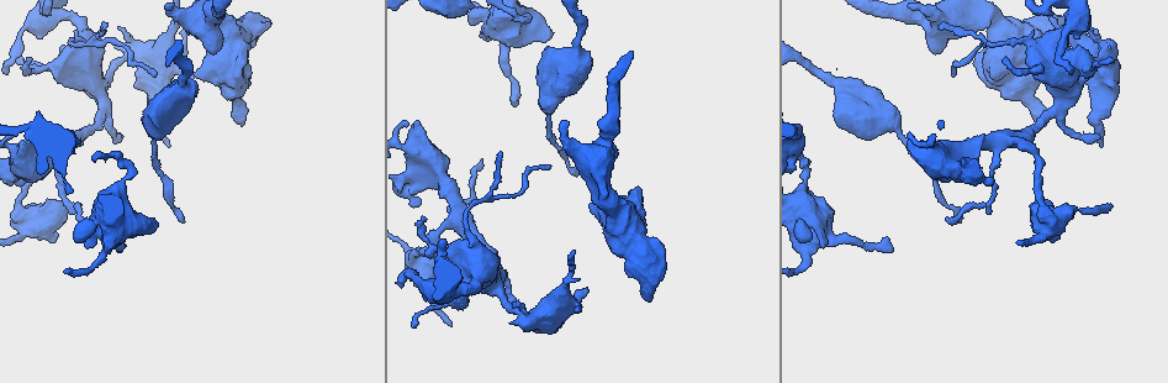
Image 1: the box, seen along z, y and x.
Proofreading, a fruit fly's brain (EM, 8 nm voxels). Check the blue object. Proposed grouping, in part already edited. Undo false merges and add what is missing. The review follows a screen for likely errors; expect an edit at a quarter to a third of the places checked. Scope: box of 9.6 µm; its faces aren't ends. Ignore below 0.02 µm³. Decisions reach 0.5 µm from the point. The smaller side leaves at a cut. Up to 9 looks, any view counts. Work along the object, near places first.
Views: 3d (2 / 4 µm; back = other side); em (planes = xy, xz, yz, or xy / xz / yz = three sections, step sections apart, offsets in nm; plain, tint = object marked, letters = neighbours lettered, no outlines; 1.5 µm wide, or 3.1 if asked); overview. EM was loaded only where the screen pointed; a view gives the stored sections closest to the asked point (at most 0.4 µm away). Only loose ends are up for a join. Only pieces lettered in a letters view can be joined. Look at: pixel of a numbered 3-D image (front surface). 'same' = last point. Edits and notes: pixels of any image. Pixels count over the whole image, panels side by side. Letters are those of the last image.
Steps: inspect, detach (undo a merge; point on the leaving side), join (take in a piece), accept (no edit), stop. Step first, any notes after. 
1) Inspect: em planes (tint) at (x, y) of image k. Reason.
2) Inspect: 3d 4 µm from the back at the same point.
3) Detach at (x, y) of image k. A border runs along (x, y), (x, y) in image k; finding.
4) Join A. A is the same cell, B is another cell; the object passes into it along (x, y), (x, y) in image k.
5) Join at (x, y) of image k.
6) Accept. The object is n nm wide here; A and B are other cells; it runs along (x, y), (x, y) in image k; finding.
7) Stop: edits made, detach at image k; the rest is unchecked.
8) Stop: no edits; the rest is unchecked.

Inspect: 3d 4 µm at (103, 253) of image 1. Calibre changes.

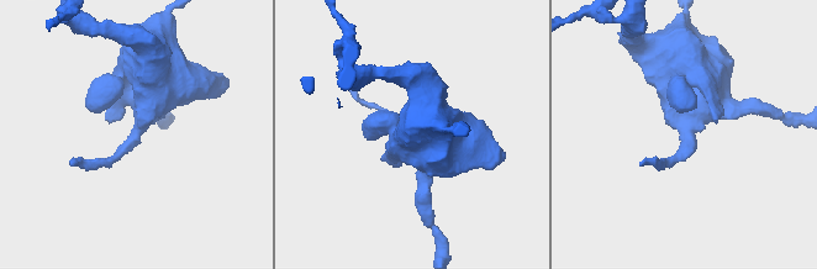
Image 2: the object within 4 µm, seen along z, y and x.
Inspect: em 3.1 µm planes (plain) at (140, 128) of image 2.

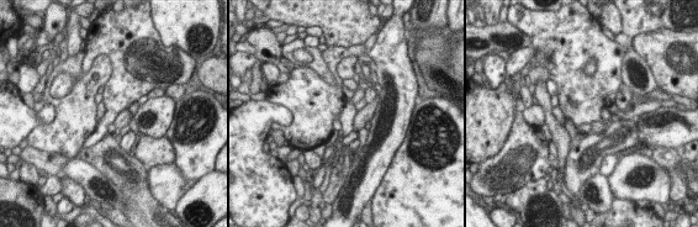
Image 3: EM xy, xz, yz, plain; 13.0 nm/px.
Inspect: em 3.1 µm planes (letters) at the same point. See the neighbours.

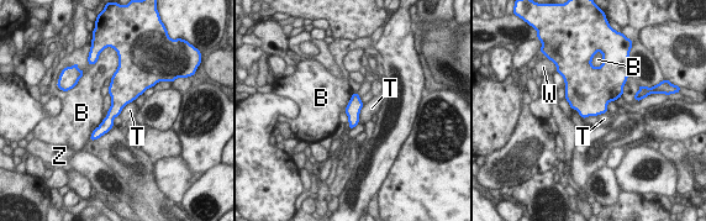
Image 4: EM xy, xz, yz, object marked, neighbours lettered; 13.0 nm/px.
Accept. The object is 190 nm wide here; B, T, W and Z are other cells; continuous, no second neuron.

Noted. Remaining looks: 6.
Inspect: em yz step 8 (tint) at (122, 180) of image 1. Thick turns thin.

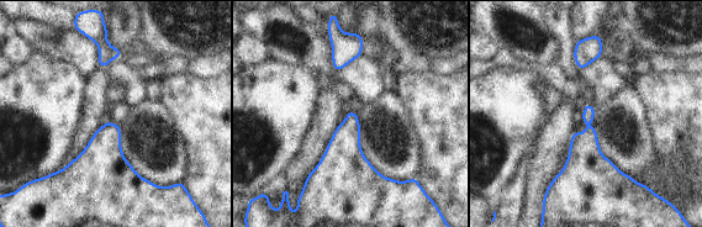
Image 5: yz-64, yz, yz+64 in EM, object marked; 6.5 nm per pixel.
Inspect: em planes (letters) at the same point.

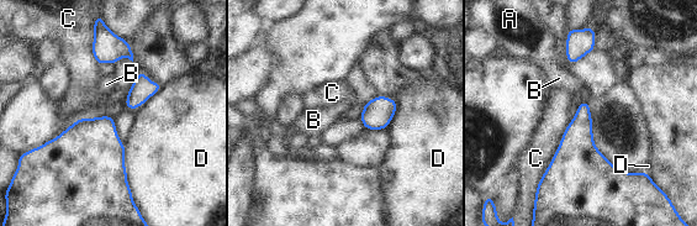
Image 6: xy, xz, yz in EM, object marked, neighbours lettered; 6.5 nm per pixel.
Accept. A, B, C and D are other cells; a border runs along (573, 117), (537, 185) in image 6; all the same neuron.

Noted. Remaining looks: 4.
Inspect: em planes (letters) at (183, 223) of image 1. Tapers out.

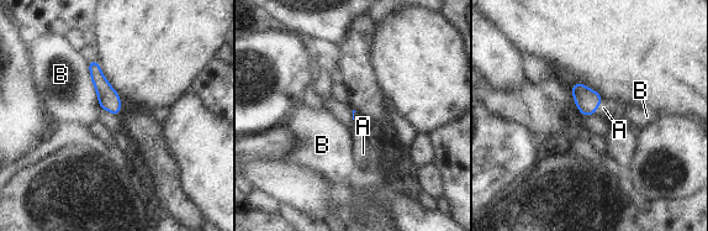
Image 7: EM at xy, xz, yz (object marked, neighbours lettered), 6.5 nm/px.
Join A. A is the same cell, B is another cell; it goes on there.

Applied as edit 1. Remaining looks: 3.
Inspect: em planes (plain) at (1102, 145) of image 1. Free end.

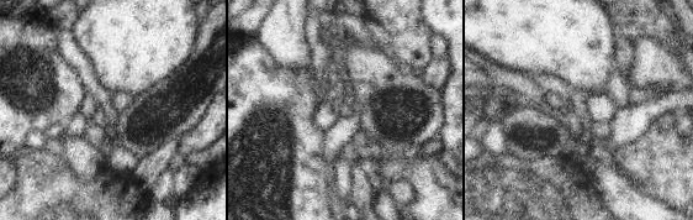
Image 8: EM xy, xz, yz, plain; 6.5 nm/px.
Inspect: em planes (letters) at the same point. See the neighbours.

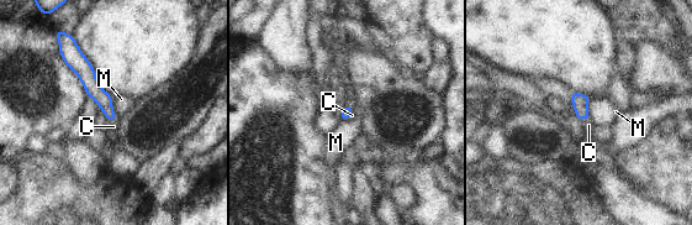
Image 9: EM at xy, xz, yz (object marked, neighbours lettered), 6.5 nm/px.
Join C. C is the same cell, M is another cell; it goes on there.

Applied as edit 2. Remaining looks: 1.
Stop: edits made, join at image 7, join at image 9; the rest is unchecked.

